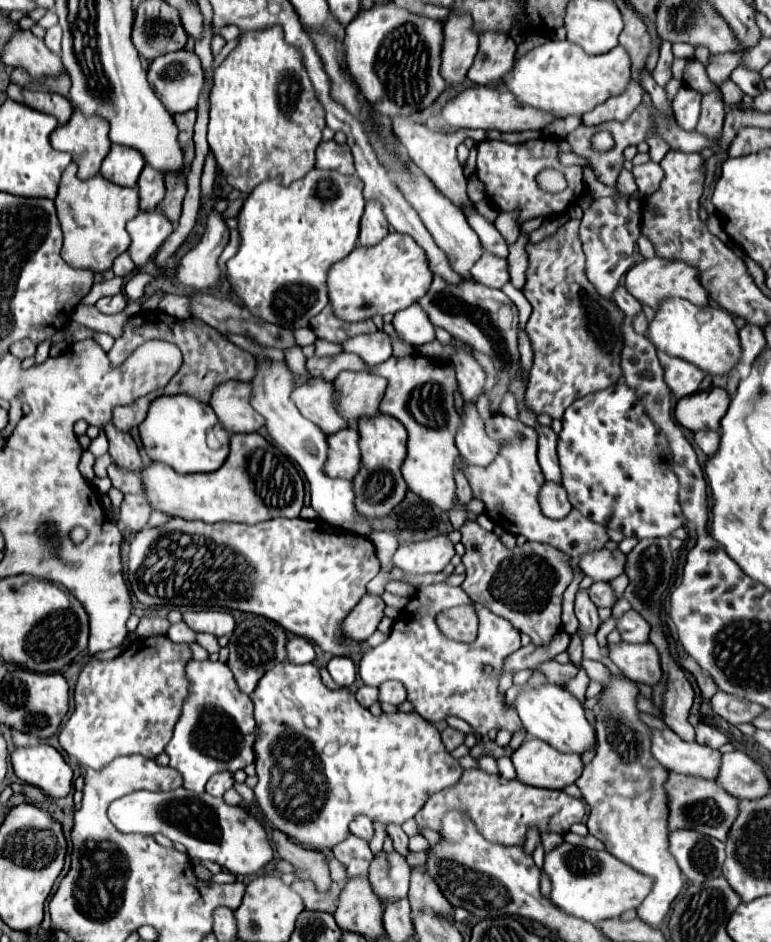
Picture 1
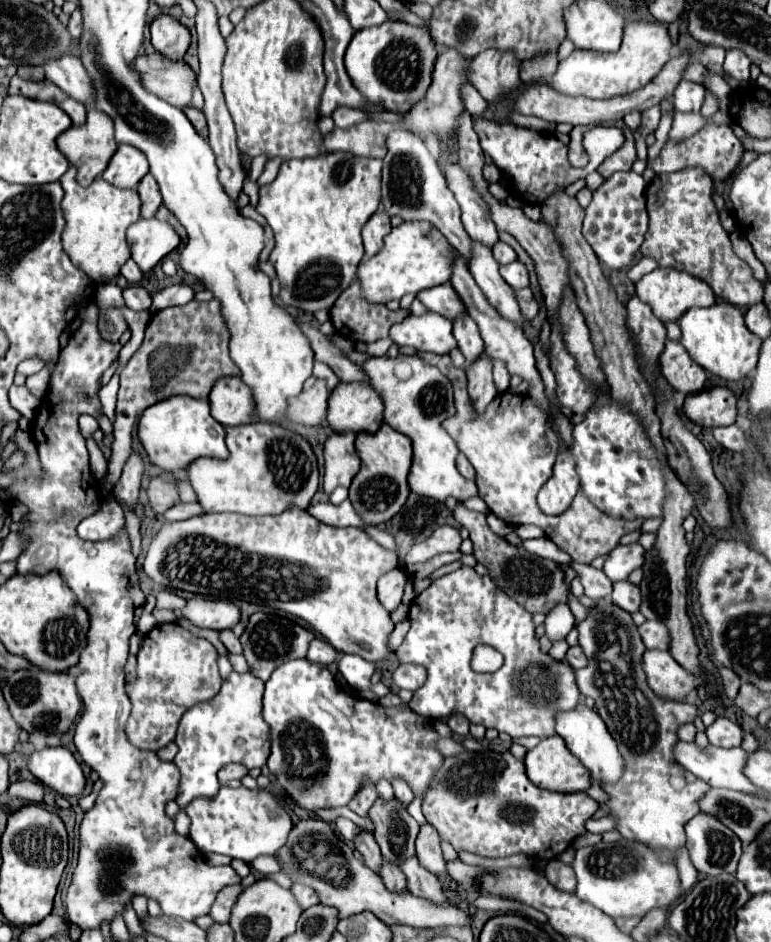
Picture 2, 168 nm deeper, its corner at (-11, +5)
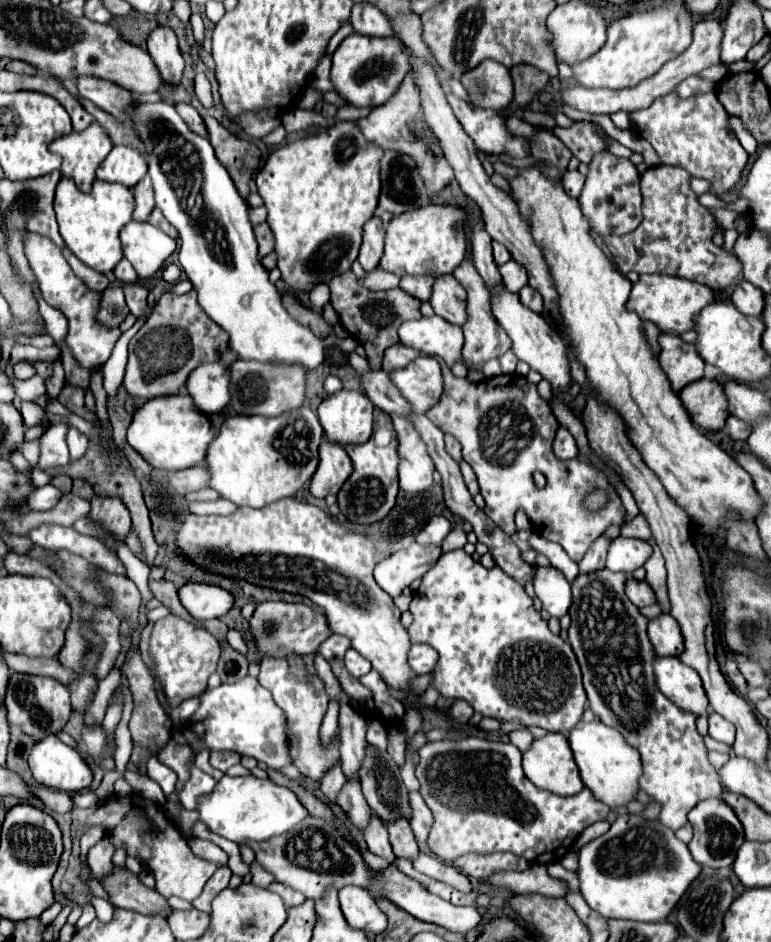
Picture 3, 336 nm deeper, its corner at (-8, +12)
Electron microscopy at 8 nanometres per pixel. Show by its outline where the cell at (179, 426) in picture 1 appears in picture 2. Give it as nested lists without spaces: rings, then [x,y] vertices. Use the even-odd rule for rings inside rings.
[[[176,395],[148,407],[138,421],[138,439],[150,459],[164,471],[184,471],[198,457],[228,457],[224,443],[224,427],[210,415],[210,405],[204,399]]]

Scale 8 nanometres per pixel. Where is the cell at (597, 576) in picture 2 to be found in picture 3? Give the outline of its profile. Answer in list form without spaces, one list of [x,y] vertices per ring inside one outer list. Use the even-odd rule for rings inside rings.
[[[603,536],[597,538],[593,546],[587,550],[587,554],[583,556],[583,560],[579,562],[579,570],[587,574],[587,572],[597,572],[599,568],[605,568],[607,548],[609,548],[609,540]]]

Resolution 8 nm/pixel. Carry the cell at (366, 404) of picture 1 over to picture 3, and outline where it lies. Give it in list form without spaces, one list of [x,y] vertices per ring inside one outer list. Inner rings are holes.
[[[339,390],[319,404],[317,416],[329,440],[337,444],[361,444],[373,432],[373,404],[359,390]]]

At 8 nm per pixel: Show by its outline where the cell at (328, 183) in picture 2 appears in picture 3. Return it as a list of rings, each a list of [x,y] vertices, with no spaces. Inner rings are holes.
[[[337,122],[333,124],[331,128],[323,130],[321,134],[315,134],[315,136],[309,136],[309,138],[301,138],[301,140],[295,140],[295,142],[289,142],[285,146],[281,146],[279,150],[275,150],[267,164],[259,170],[257,174],[257,190],[259,190],[259,196],[263,198],[265,202],[265,208],[267,208],[267,224],[271,226],[273,230],[273,236],[275,236],[275,254],[277,254],[277,268],[281,270],[281,280],[287,282],[287,286],[293,290],[293,292],[309,292],[313,290],[317,284],[329,284],[335,276],[341,276],[343,272],[351,270],[351,264],[357,260],[357,254],[359,254],[359,246],[361,246],[361,234],[363,234],[363,224],[371,218],[371,214],[375,212],[377,208],[377,198],[379,198],[379,188],[381,188],[381,182],[379,182],[379,160],[383,156],[383,150],[375,144],[369,144],[367,140],[363,140],[363,134],[359,132],[357,124],[355,122]]]

